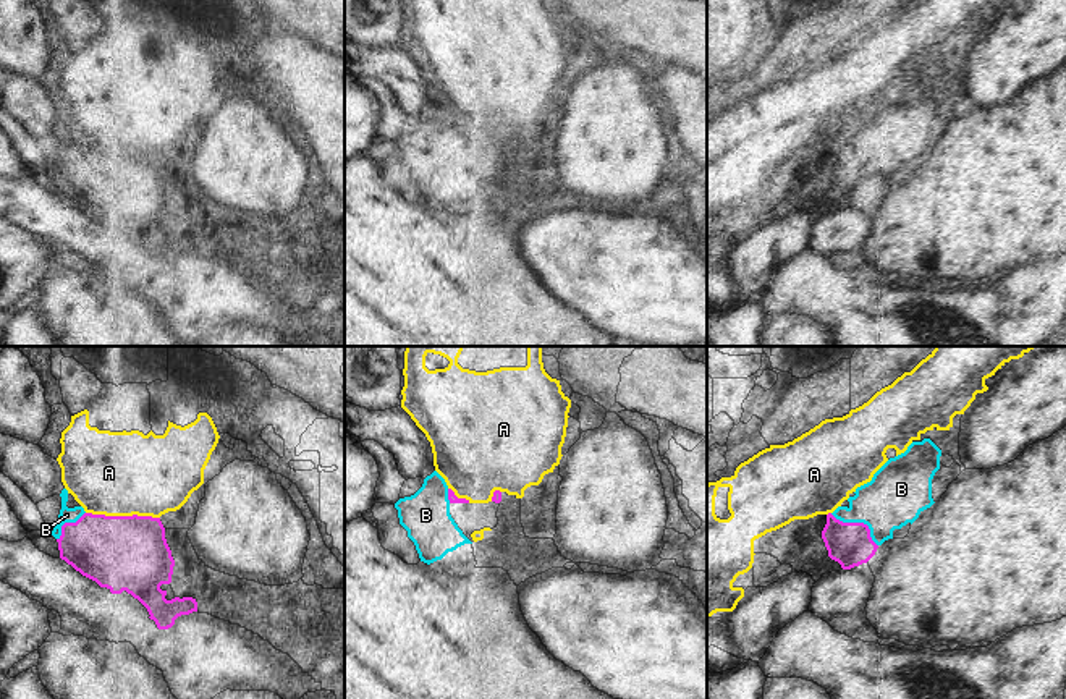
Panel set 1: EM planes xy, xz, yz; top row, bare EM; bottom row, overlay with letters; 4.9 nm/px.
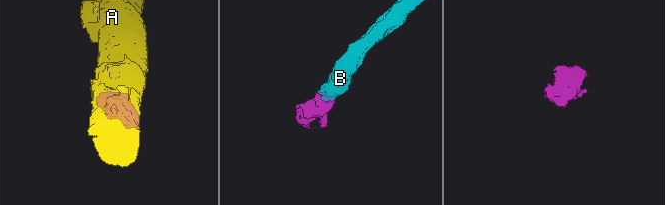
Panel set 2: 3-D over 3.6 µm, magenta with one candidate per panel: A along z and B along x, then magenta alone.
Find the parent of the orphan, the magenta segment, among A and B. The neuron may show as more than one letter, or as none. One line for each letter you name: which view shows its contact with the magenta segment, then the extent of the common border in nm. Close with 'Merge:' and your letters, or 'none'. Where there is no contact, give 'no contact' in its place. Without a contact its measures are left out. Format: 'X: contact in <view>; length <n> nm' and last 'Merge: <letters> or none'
B: contact in yz; length 280 nm
Merge: B

